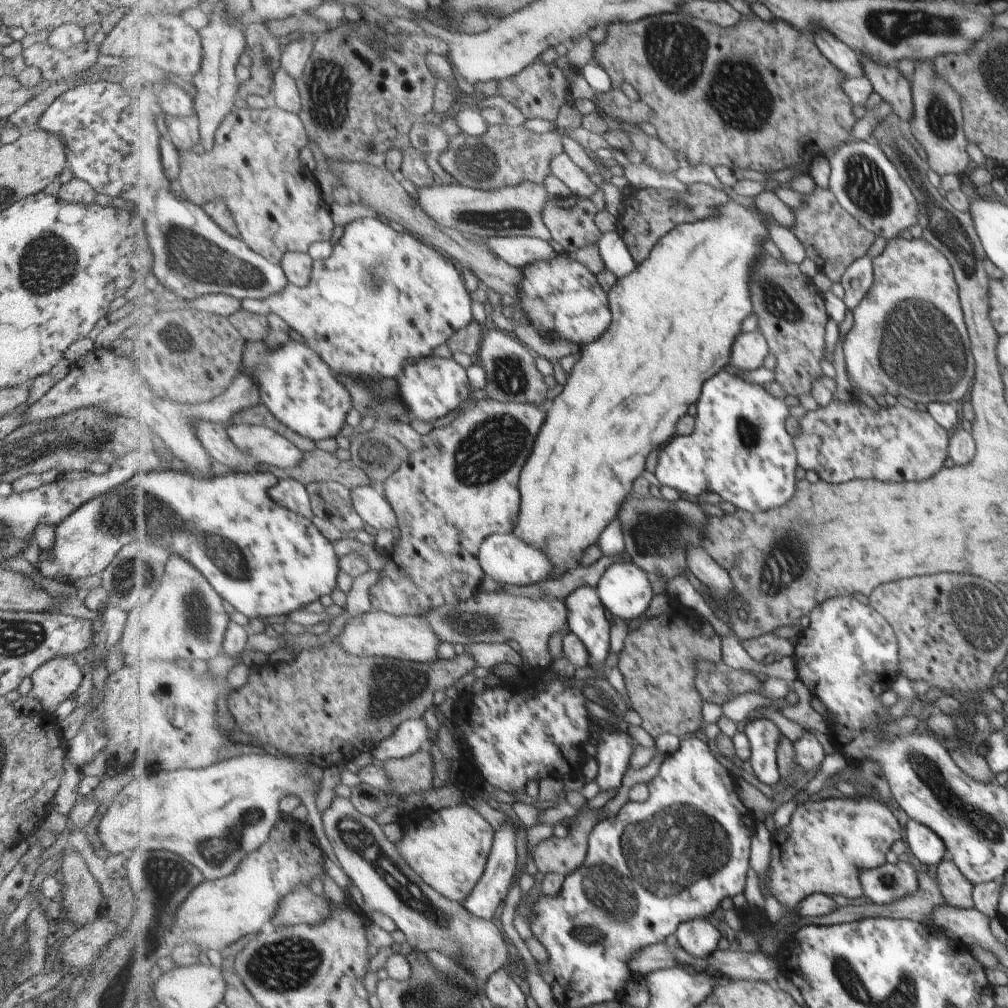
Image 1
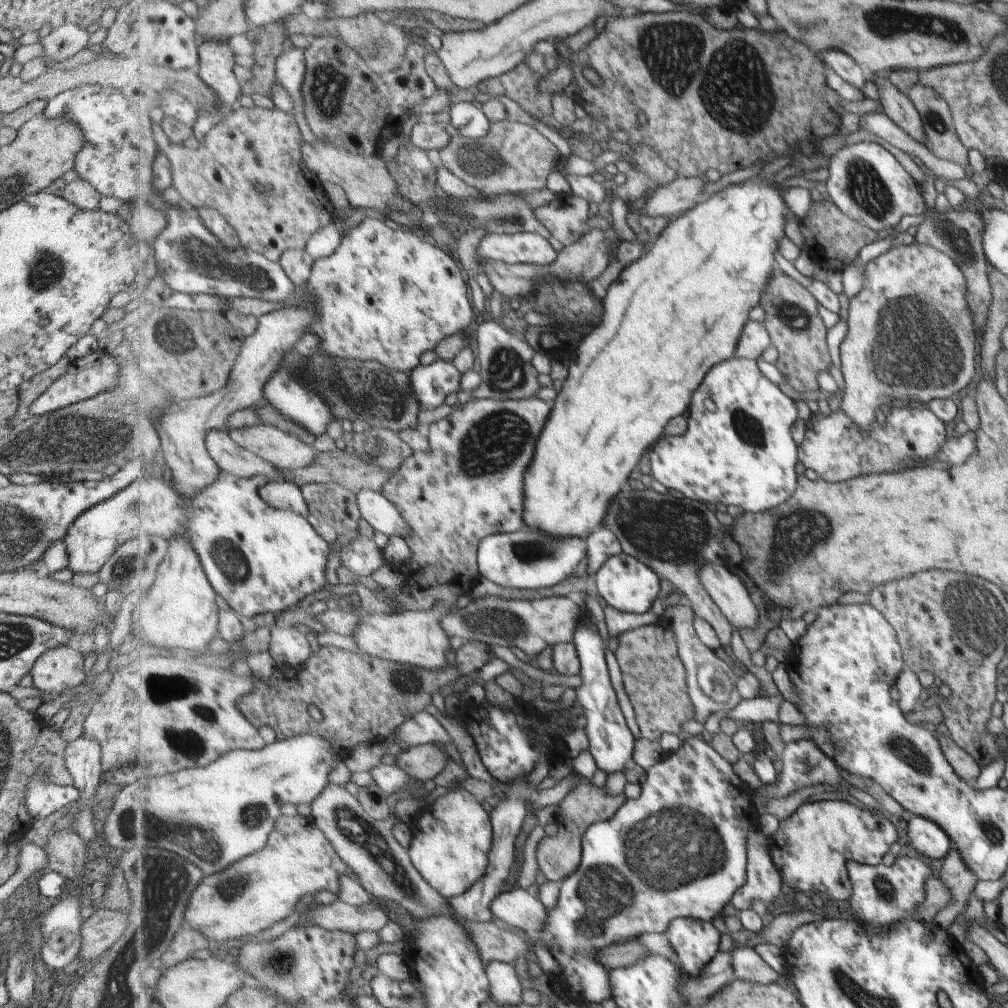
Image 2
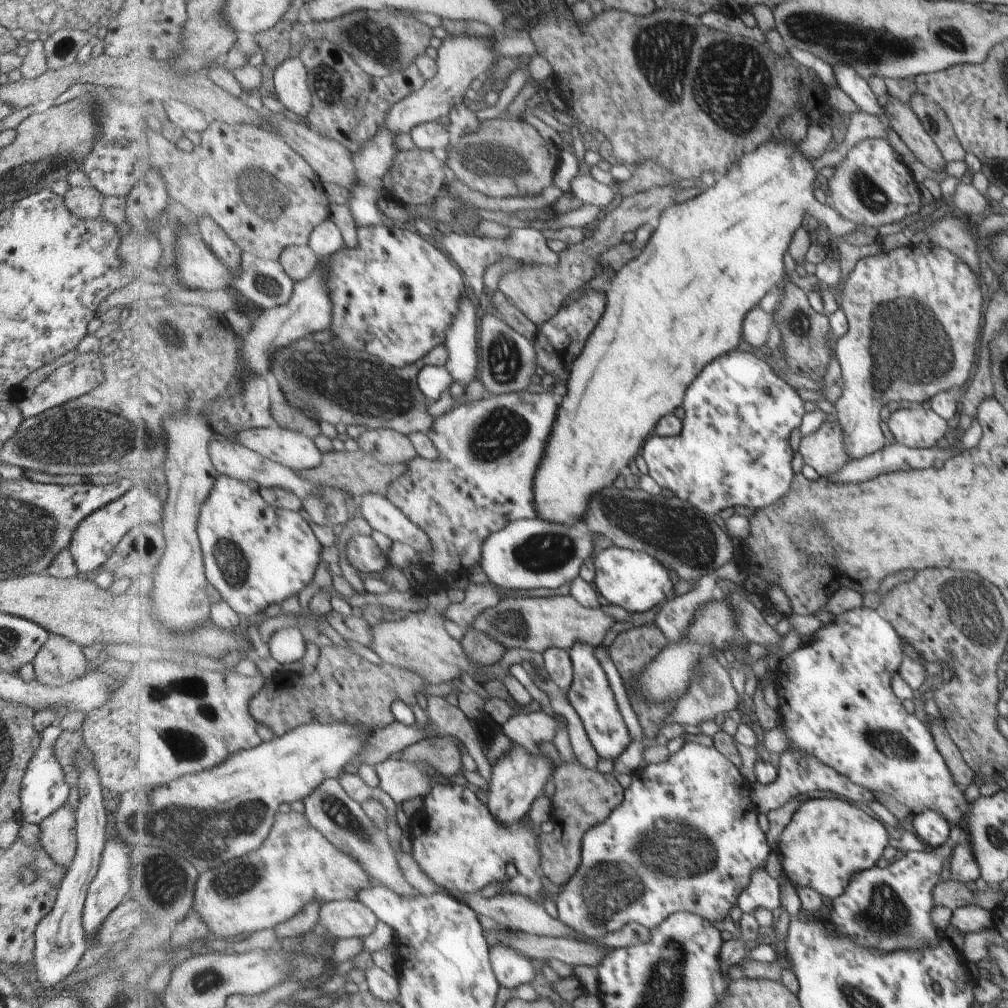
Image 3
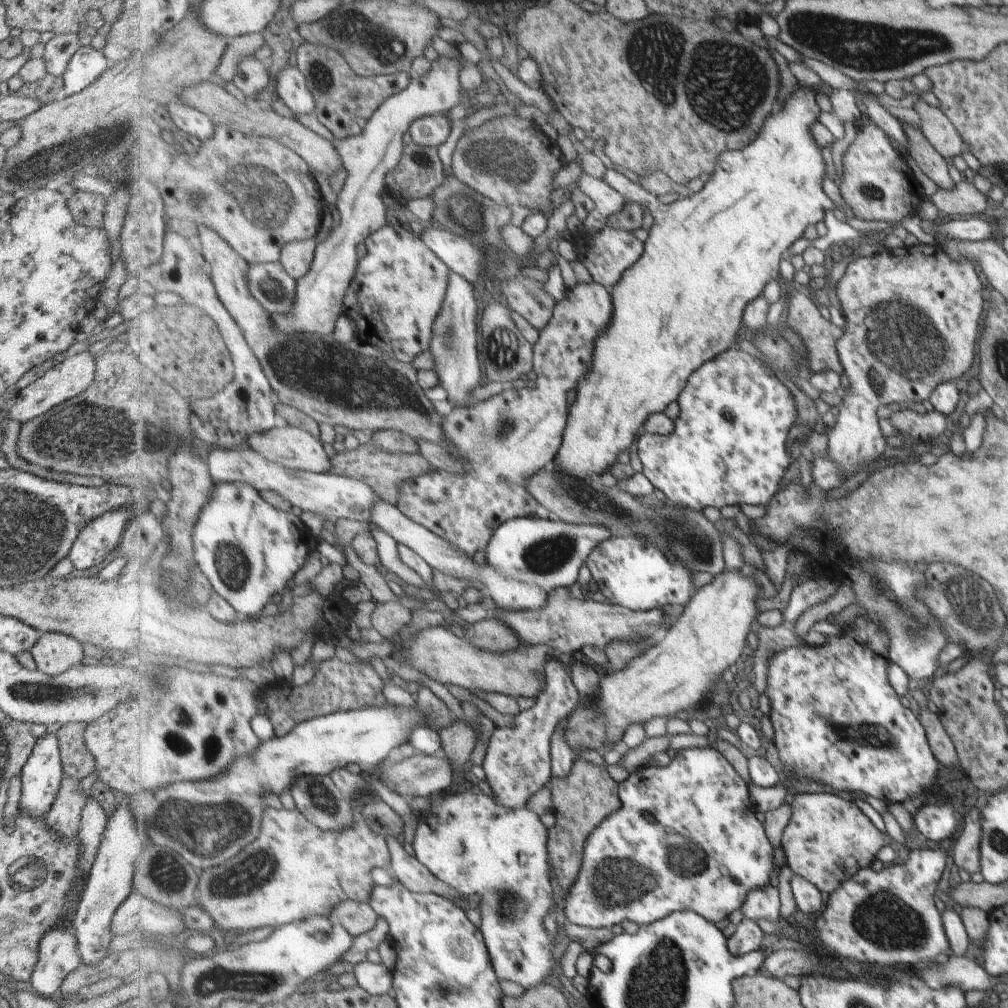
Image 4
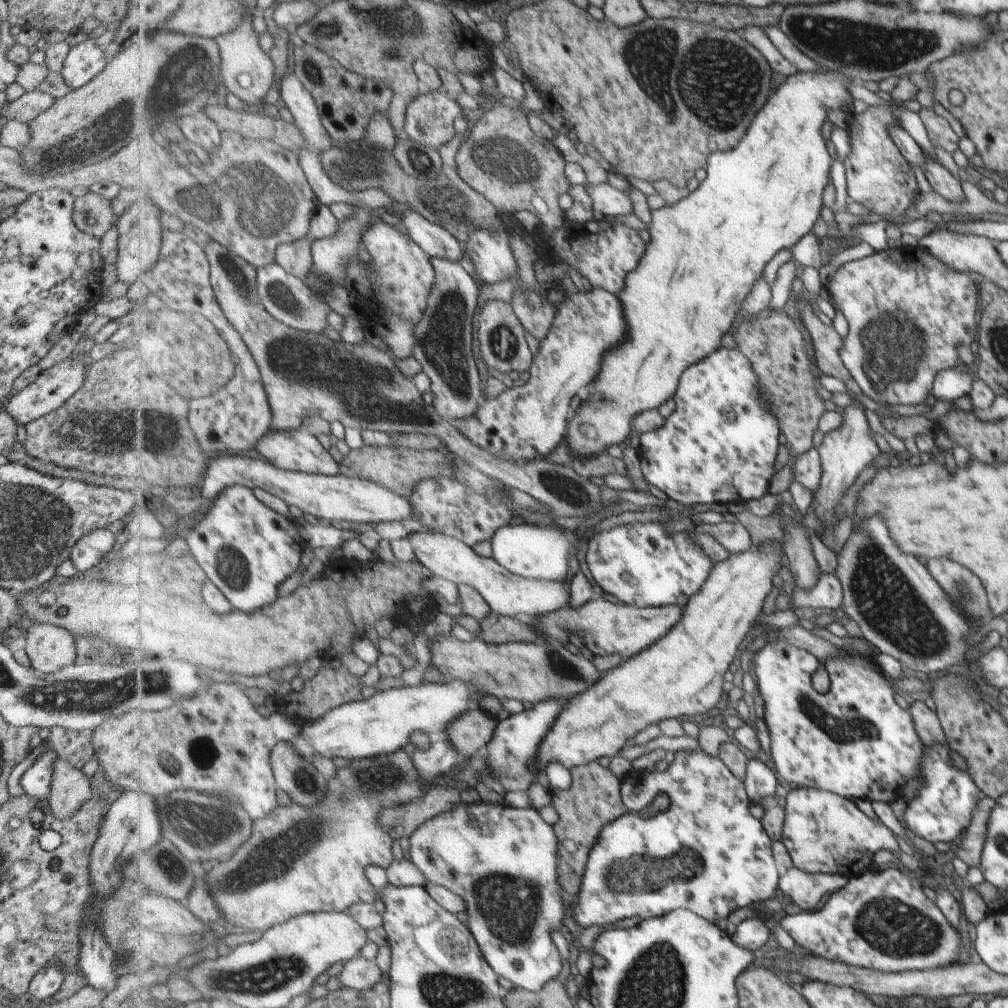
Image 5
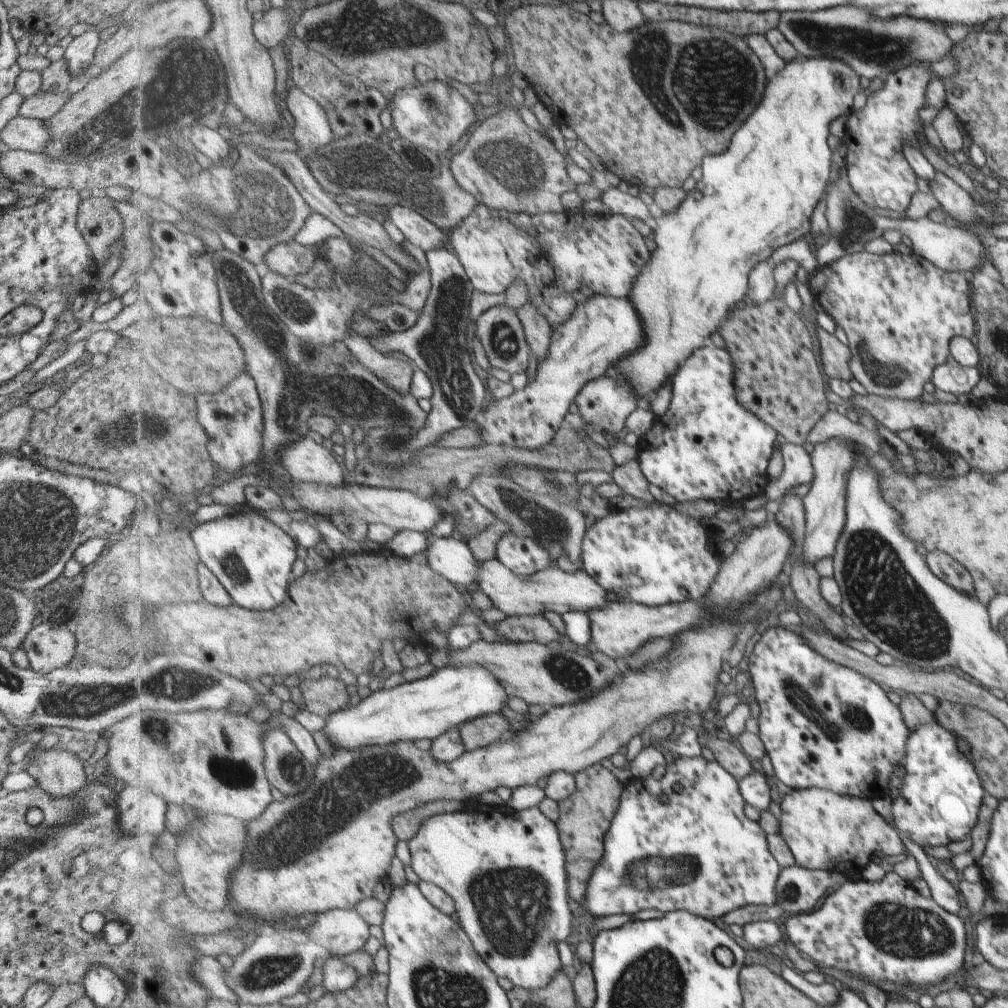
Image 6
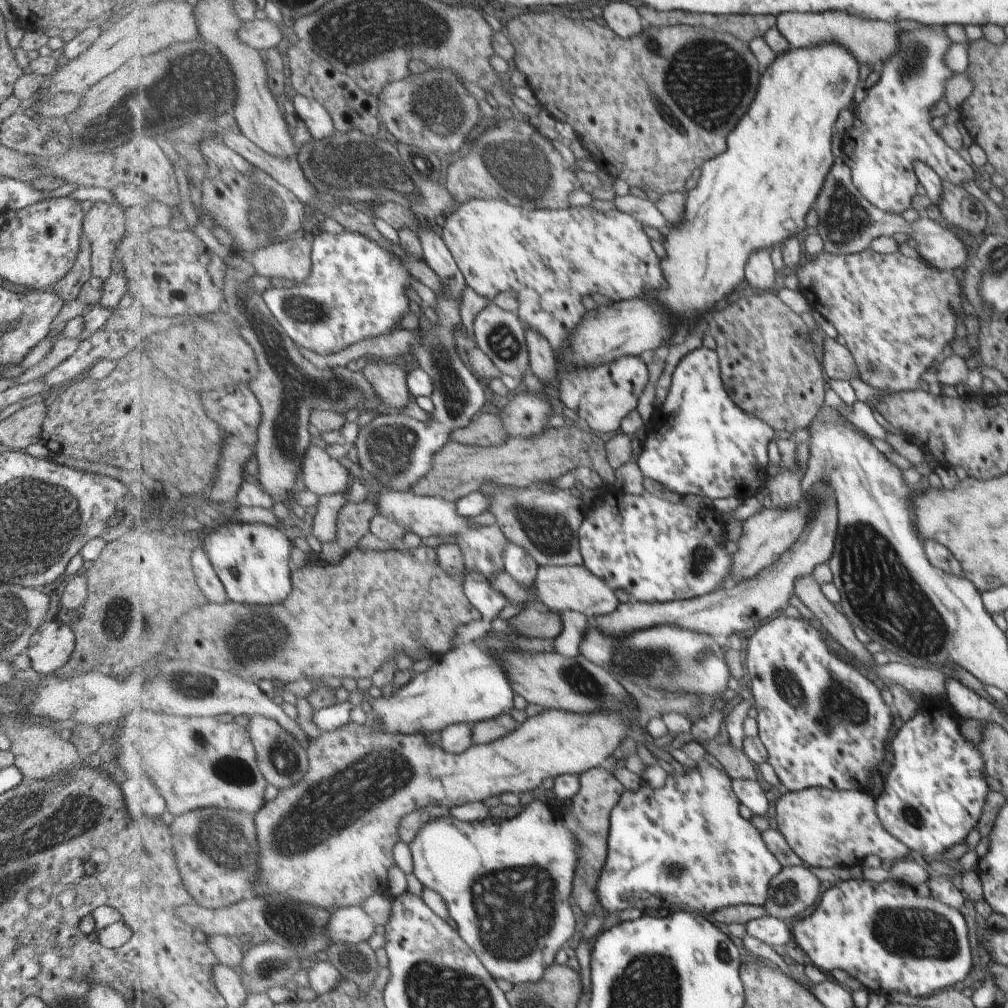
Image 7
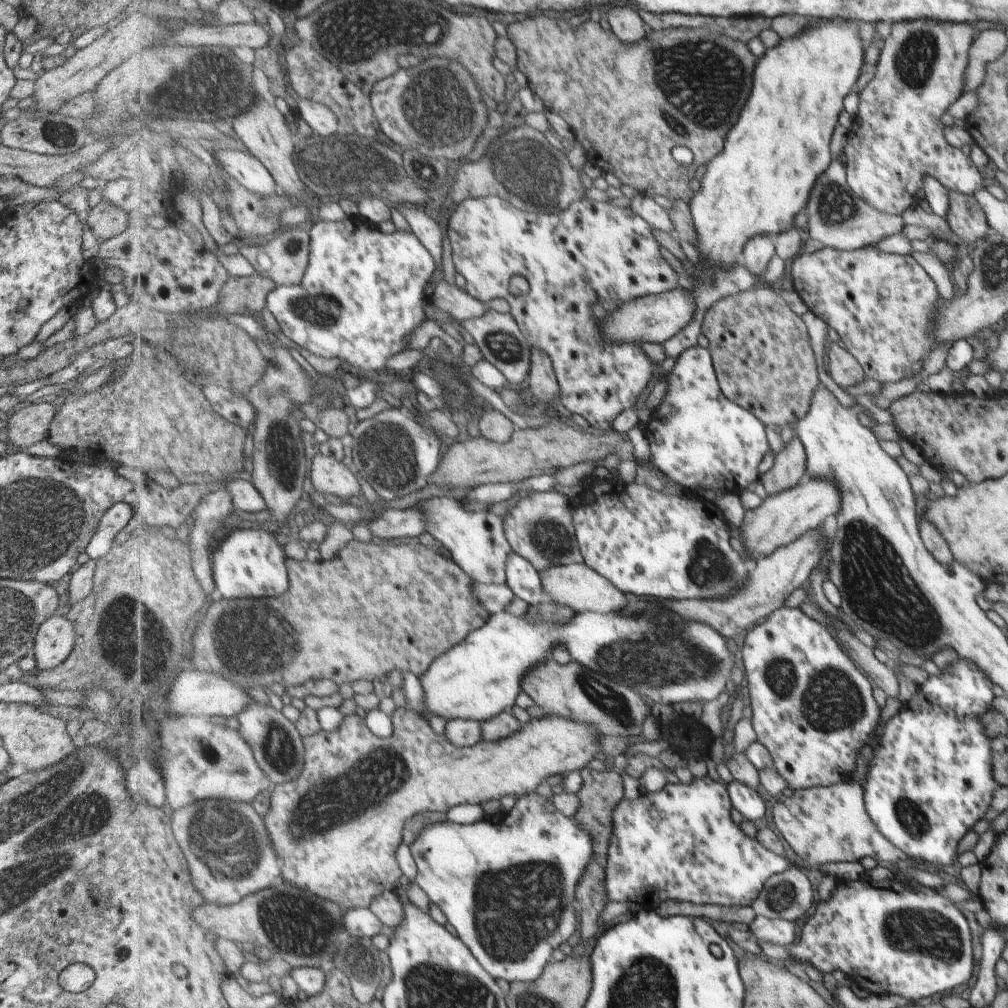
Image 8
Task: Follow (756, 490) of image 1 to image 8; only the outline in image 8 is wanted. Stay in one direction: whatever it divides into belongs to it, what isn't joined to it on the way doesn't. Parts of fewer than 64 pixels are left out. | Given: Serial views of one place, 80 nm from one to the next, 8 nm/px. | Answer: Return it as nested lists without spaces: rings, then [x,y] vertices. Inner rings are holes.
[[[698,345],[688,349],[676,362],[669,376],[670,396],[656,410],[646,425],[653,458],[651,462],[641,462],[650,468],[658,468],[667,473],[672,480],[684,486],[690,494],[700,490],[723,490],[741,495],[754,482],[761,480],[760,466],[772,448],[769,439],[768,425],[751,410],[736,403],[723,391],[718,382],[719,374],[715,367],[715,357],[710,348]]]

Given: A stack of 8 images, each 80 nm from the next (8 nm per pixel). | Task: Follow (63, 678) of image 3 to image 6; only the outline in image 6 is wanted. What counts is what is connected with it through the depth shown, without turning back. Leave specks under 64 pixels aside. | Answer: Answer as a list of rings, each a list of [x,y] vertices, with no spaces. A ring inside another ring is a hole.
[[[56,617],[32,627],[22,642],[30,667],[44,675],[66,667],[74,656],[75,646],[74,632]]]

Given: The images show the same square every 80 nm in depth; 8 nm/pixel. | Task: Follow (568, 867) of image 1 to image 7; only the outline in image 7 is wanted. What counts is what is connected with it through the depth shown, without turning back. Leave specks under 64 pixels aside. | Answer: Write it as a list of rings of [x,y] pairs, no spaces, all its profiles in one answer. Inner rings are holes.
[[[609,765],[594,767],[581,774],[580,792],[566,806],[564,822],[581,843],[579,865],[577,866],[574,898],[587,916],[600,914],[604,908],[597,892],[603,870],[609,859],[609,838],[611,835],[611,818],[614,809],[620,804],[626,785],[612,772]]]

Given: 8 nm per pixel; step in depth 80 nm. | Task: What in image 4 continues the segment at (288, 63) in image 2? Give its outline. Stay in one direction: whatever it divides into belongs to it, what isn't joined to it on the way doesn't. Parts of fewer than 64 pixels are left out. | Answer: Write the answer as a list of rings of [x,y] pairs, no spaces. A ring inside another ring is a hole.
[[[299,65],[288,66],[279,72],[277,91],[295,114],[316,116],[317,98],[309,87],[305,72]]]

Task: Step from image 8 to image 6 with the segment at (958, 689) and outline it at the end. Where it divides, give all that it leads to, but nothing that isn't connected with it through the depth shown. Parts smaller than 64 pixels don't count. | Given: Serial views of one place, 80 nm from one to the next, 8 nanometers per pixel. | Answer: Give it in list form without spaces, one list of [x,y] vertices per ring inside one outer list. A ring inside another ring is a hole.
[[[938,722],[921,726],[907,740],[904,774],[897,779],[892,814],[895,828],[921,847],[946,846],[969,836],[978,824],[983,800],[988,796],[980,774],[971,761],[958,752],[956,738]]]

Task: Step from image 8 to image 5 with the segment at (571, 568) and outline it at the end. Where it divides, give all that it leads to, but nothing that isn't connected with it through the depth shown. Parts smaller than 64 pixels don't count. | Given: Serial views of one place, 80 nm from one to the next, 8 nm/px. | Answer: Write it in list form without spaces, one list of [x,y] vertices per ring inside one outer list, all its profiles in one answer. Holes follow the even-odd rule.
[[[421,531],[410,533],[413,545],[420,562],[434,575],[442,576],[458,584],[475,587],[490,604],[492,611],[509,617],[538,618],[545,614],[567,607],[572,598],[566,584],[561,582],[528,579],[514,574],[502,566],[494,557],[484,558],[476,550],[459,538],[440,531]]]

